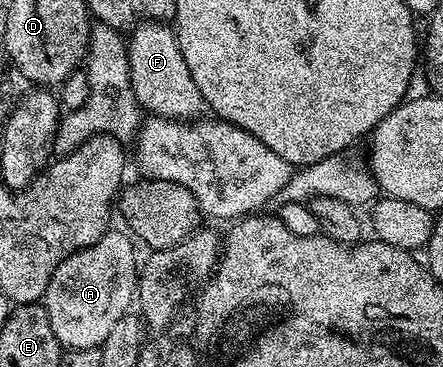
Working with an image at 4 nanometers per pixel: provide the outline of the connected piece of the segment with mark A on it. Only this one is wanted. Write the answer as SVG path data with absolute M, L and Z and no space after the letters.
M115 230L105 232L98 242L64 259L51 275L42 303L63 349L101 347L116 322L131 311L130 304L136 298L138 258L133 241L125 236Z

